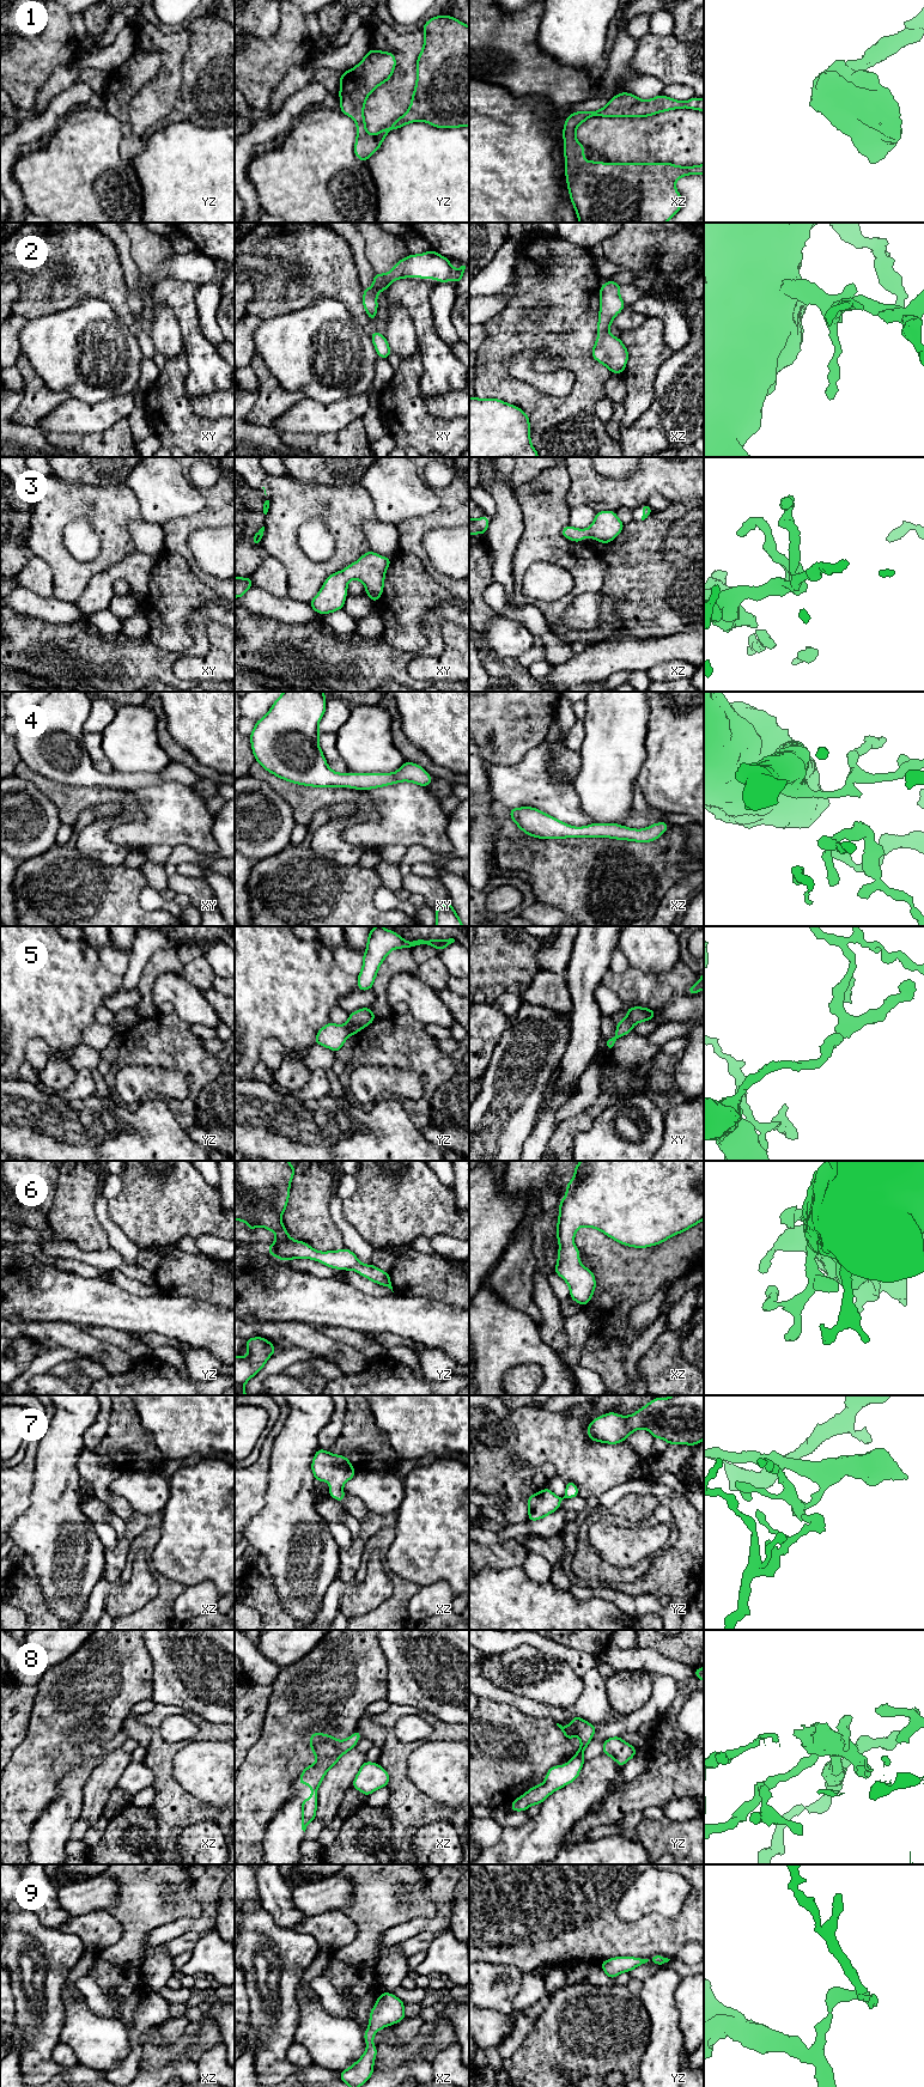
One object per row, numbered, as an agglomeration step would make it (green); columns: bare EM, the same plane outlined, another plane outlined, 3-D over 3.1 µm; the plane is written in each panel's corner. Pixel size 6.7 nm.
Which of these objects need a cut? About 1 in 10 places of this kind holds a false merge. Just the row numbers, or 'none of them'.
none of them

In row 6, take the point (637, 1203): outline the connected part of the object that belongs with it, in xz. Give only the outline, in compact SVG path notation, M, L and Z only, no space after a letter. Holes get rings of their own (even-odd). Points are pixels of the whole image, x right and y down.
M580 1161L566 1188L559 1205L557 1237L560 1247L554 1272L569 1284L570 1297L583 1307L592 1297L596 1280L592 1271L580 1264L579 1249L573 1243L580 1227L595 1228L624 1246L645 1248L662 1243L704 1219L704 1161Z

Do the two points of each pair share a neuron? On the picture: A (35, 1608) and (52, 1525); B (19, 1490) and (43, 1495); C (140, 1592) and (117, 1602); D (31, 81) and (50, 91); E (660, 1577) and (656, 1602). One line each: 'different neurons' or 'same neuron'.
A: different neurons
B: different neurons
C: same neuron
D: different neurons
E: different neurons

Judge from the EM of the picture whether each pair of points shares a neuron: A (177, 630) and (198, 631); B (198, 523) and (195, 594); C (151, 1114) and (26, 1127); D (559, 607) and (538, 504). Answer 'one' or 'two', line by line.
A: two
B: two
C: one
D: one

